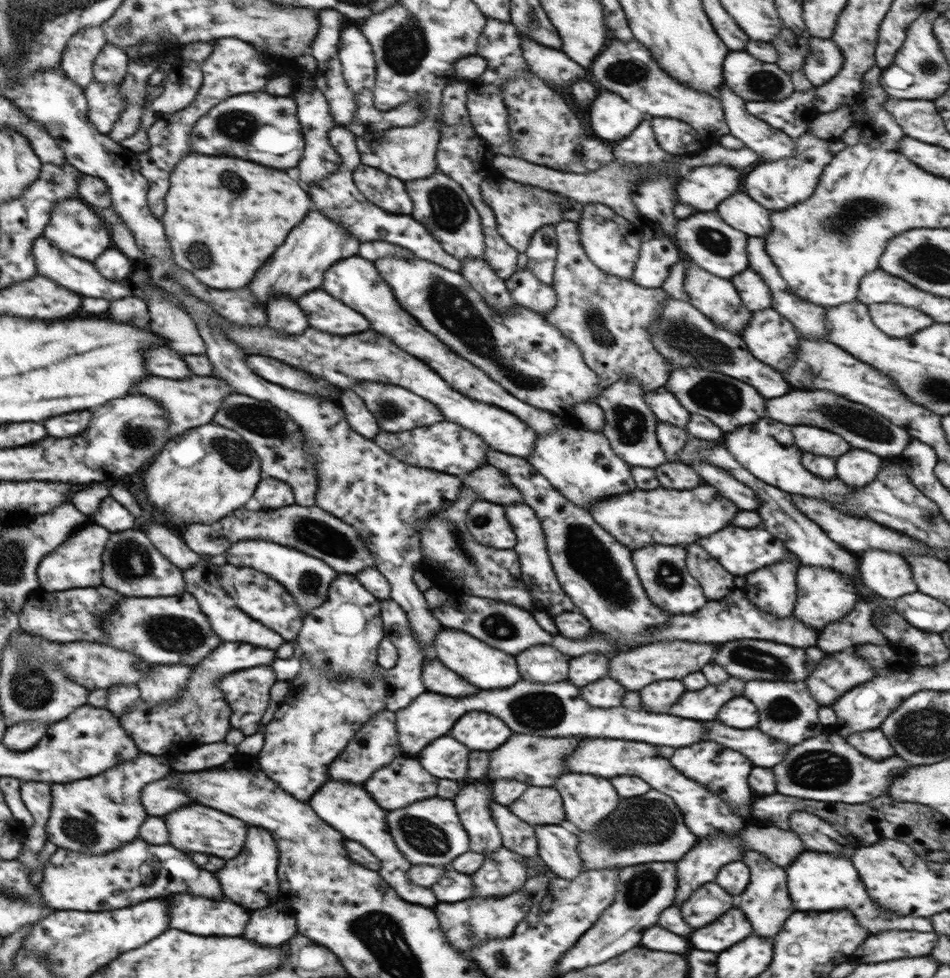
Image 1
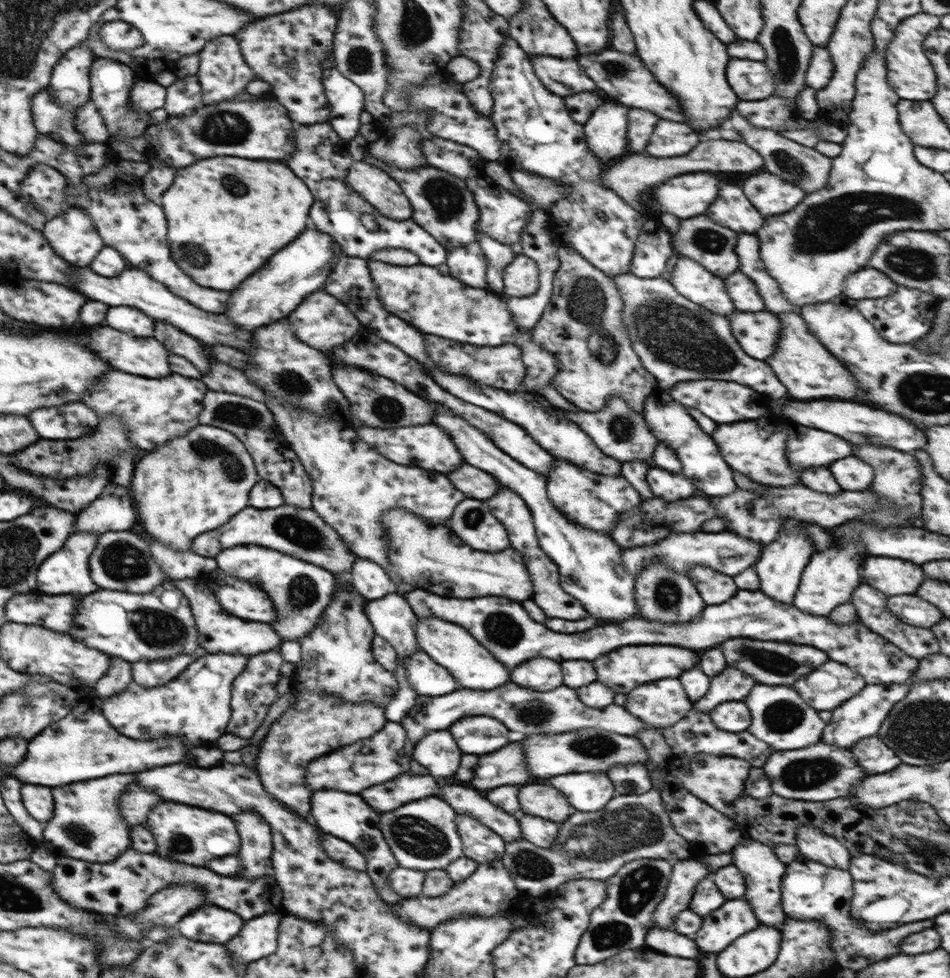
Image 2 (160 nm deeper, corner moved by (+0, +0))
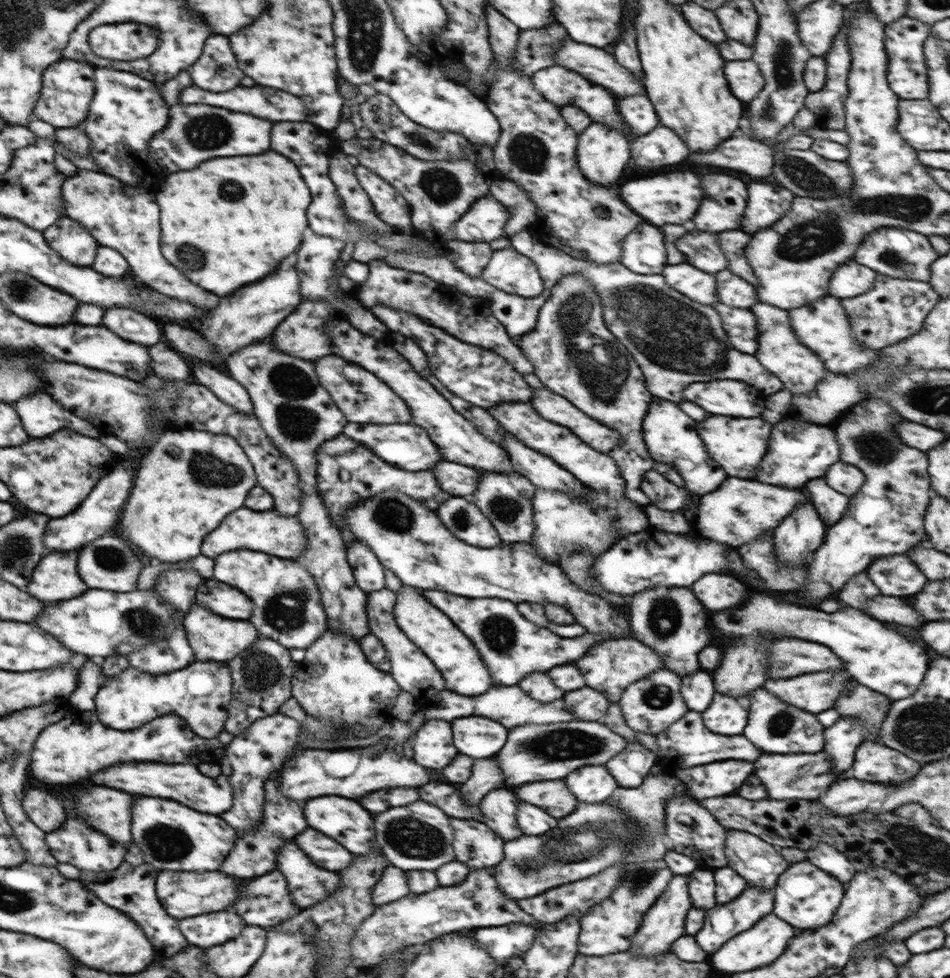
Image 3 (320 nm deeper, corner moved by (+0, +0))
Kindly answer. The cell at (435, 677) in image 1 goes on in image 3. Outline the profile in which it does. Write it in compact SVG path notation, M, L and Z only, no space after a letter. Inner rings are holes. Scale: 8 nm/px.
M390 589L371 592L367 594L366 614L368 619L369 634L373 634L384 644L387 657L390 659L390 674L399 684L402 691L409 692L415 698L433 695L443 691L445 682L436 665L416 646L396 624L393 608L396 604L396 595Z

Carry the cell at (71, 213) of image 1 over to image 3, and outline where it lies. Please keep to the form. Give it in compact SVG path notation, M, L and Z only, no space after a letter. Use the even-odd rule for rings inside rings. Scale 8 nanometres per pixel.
M64 216L44 232L45 239L62 257L74 266L90 266L99 244L76 220Z

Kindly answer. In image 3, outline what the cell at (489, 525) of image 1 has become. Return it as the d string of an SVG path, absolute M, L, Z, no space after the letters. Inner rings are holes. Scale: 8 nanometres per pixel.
M451 496L443 502L436 514L454 536L470 546L494 548L502 543L490 520L465 497Z

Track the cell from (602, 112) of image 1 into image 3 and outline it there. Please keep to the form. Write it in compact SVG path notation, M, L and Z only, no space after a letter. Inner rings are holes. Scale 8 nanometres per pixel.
M593 122L578 135L576 158L578 169L590 182L602 186L615 186L630 168L631 152L629 141L617 128L610 128L601 122Z

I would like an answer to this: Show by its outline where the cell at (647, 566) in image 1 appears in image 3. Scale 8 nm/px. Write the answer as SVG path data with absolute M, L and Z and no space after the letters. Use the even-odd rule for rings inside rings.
M658 586L633 595L630 607L630 626L634 630L633 638L640 640L661 656L665 668L676 672L678 676L701 670L699 653L710 642L706 628L706 608L688 588L676 586Z

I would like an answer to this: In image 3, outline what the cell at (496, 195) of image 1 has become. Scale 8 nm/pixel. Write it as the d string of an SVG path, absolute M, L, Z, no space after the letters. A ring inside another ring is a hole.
M491 194L479 198L454 224L456 240L490 243L505 236L509 212Z

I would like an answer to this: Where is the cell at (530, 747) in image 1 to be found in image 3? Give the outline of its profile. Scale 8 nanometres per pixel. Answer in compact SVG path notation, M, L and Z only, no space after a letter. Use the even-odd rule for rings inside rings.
M492 758L476 760L472 776L460 788L460 796L462 796L462 800L466 800L471 806L477 806L490 790L498 788L502 782L500 768Z

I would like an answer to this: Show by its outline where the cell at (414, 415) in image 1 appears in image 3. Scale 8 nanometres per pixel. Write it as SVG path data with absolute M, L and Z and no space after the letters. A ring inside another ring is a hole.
M329 354L315 359L316 374L322 387L330 392L336 407L344 412L348 422L358 424L402 424L410 422L410 412L402 398L398 398L380 378L341 356Z

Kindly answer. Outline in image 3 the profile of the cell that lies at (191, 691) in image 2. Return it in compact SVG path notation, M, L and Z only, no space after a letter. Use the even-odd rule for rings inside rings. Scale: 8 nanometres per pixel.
M195 660L186 668L182 668L182 670L175 670L163 675L151 675L132 666L125 668L125 671L105 678L97 692L95 704L99 721L107 727L116 728L116 730L134 730L134 728L150 722L152 718L158 718L158 716L164 716L164 714L176 714L176 716L184 718L188 722L188 726L198 736L216 738L225 726L228 716L227 708L231 698L232 677L230 669L225 665L225 662Z

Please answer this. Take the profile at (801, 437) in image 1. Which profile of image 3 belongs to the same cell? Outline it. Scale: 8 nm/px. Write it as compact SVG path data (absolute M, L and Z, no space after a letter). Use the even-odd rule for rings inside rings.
M780 422L784 426L774 426L770 434L770 450L762 460L760 474L754 480L780 488L796 488L804 486L810 479L823 477L828 468L840 461L840 445L836 441L834 428L818 426L792 426L788 422Z

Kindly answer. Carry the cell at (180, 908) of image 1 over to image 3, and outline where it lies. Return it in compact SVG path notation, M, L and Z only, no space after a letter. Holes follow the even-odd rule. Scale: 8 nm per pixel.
M214 912L180 920L180 932L184 934L184 938L190 944L202 948L218 946L232 940L242 932L244 926L244 920L234 912Z

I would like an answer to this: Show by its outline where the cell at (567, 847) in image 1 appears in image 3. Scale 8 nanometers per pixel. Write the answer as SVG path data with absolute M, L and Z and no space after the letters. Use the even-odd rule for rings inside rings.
M518 800L516 811L517 825L524 835L540 836L559 824L559 819L544 812L543 808Z

